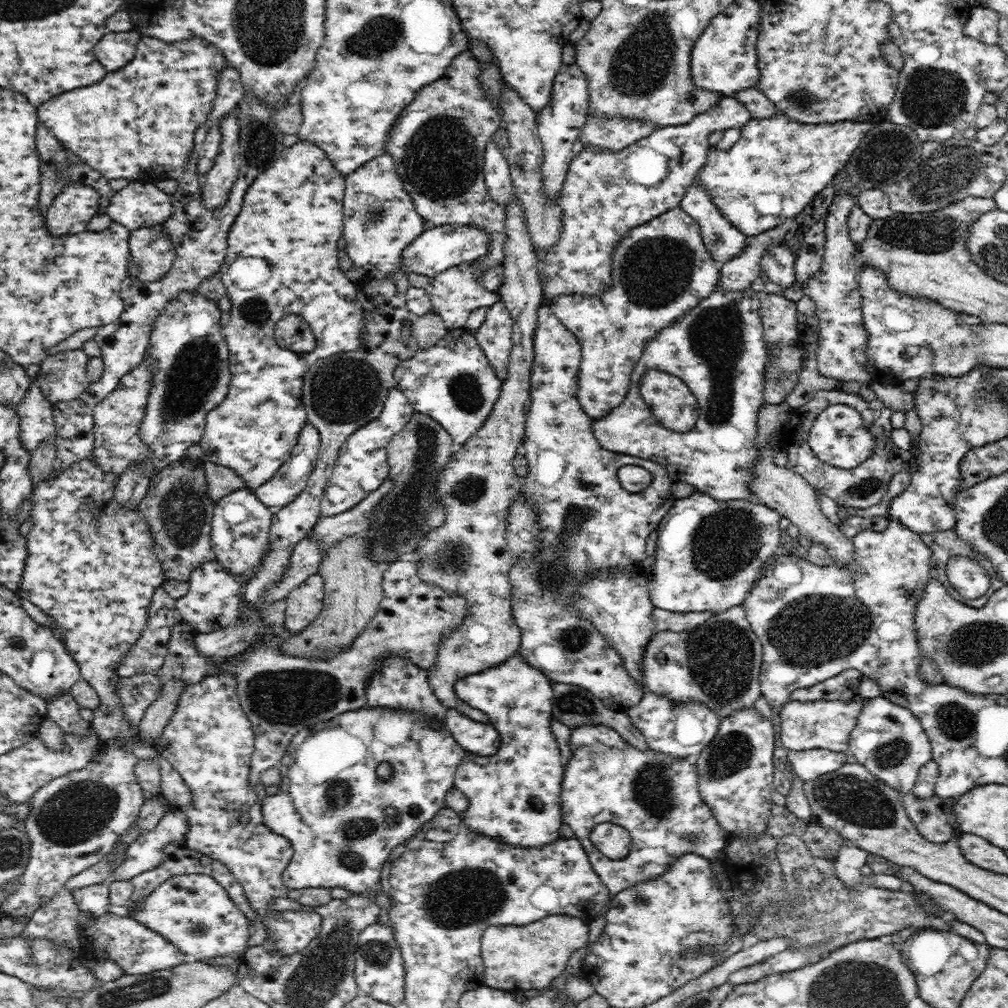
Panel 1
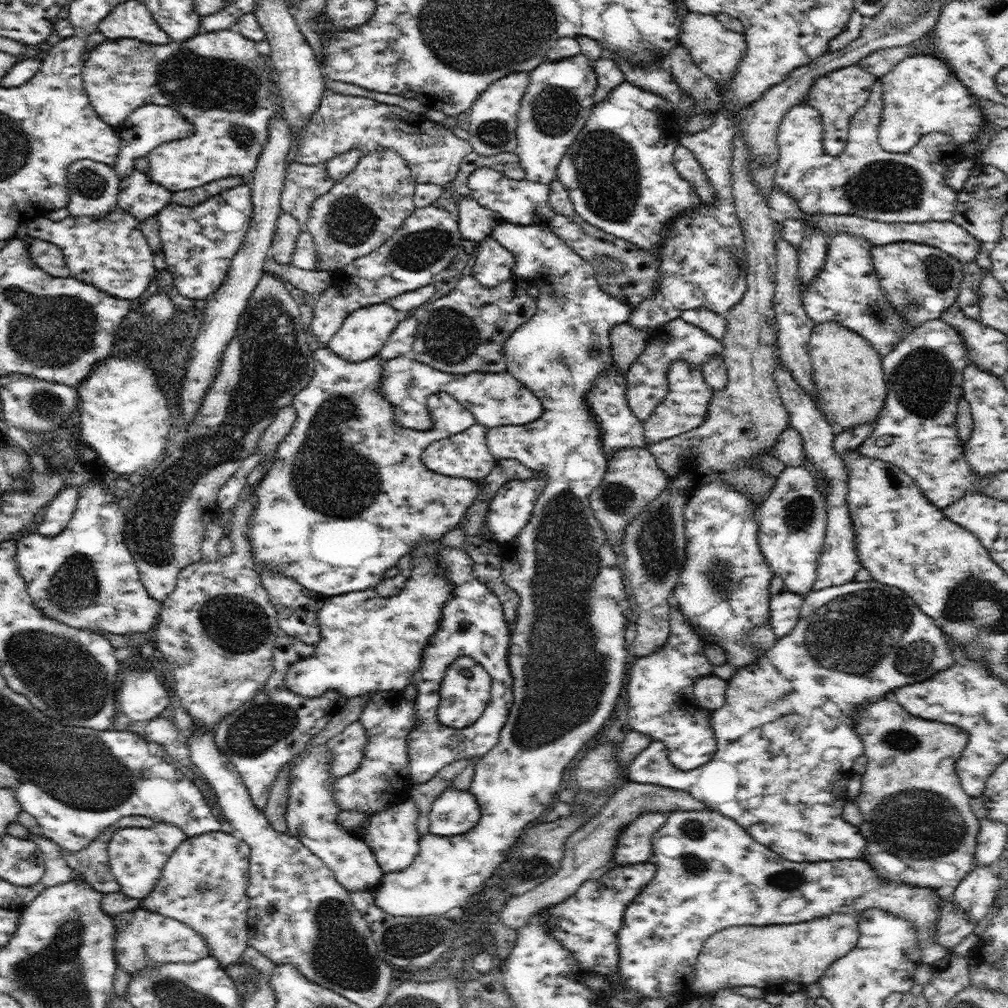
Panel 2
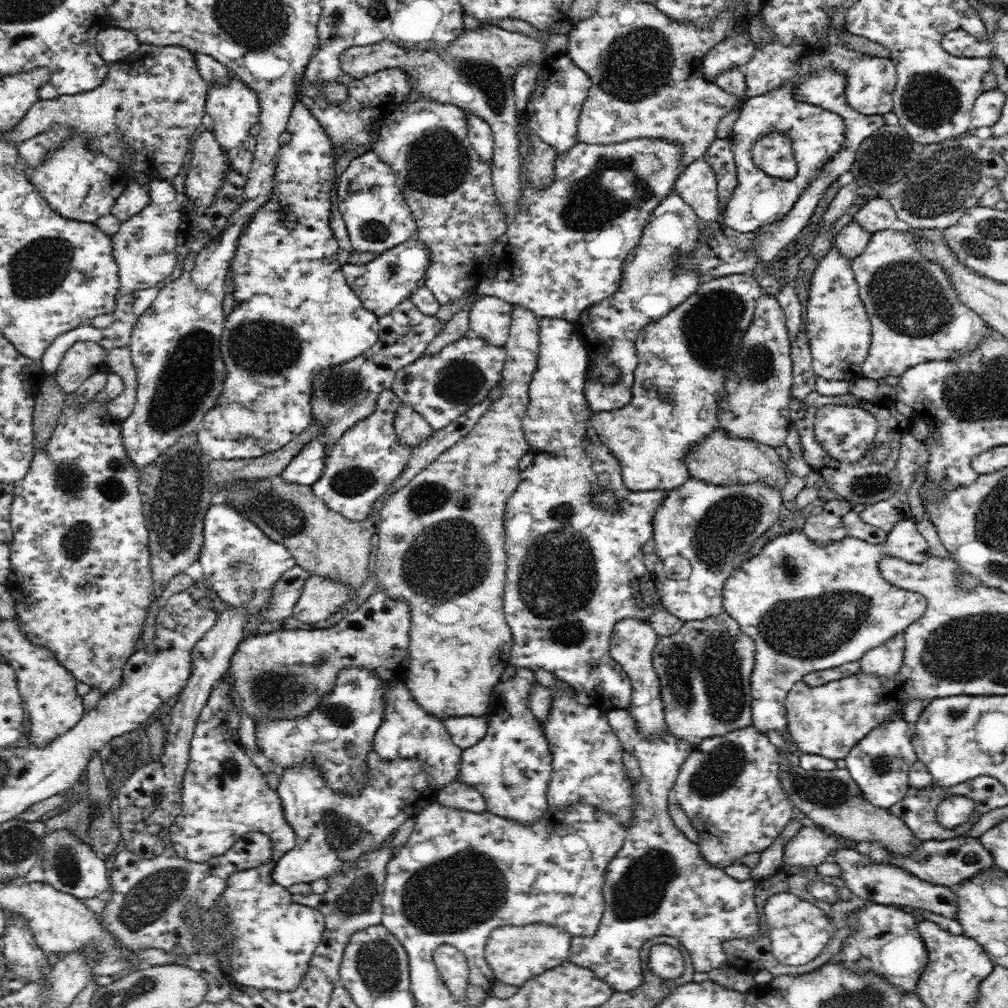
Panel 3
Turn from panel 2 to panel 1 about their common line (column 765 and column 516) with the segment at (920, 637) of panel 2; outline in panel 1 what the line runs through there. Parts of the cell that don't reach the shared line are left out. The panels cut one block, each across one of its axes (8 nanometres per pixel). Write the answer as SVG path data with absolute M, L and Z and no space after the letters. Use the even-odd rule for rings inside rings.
M517 652L506 663L494 666L484 672L468 675L460 679L454 686L460 700L467 702L472 708L478 708L489 716L498 732L501 743L498 750L487 757L476 758L467 753L456 767L454 784L468 796L468 808L462 816L466 825L474 832L482 832L486 836L522 847L543 847L559 836L563 823L561 817L561 784L565 763L551 730L553 712L551 709L553 690L549 678L540 670L528 665L526 659Z

